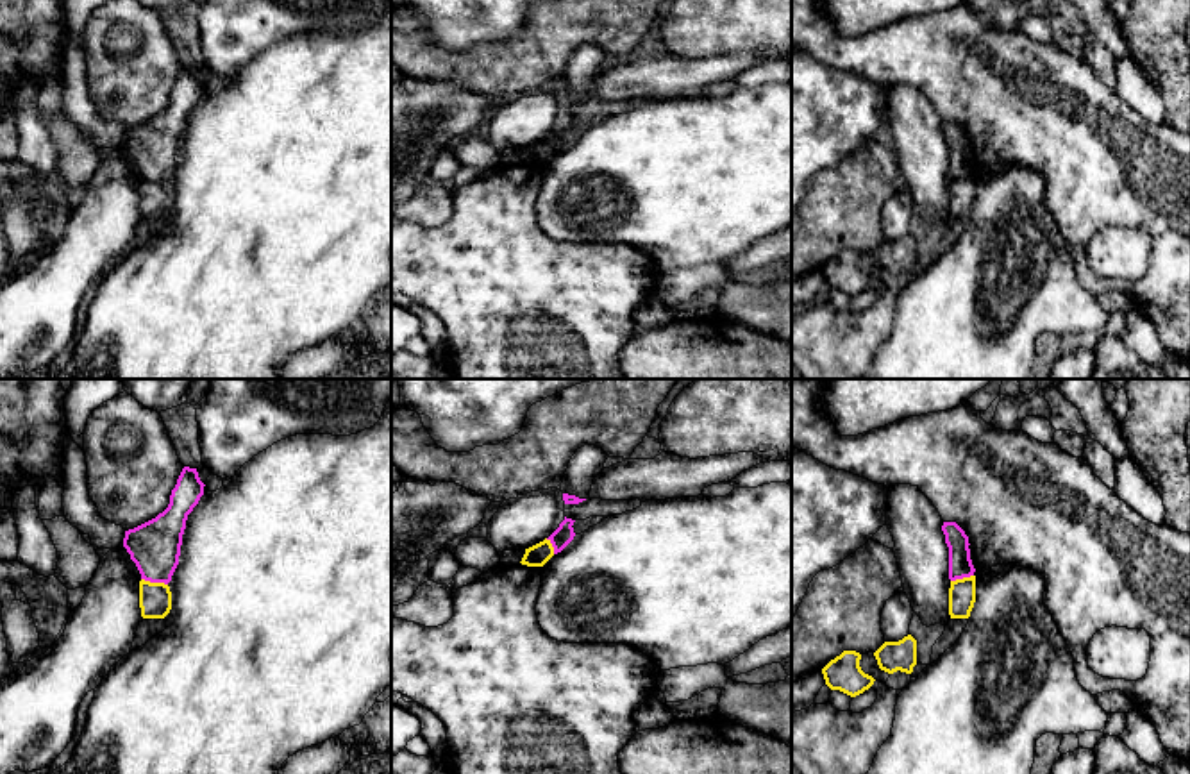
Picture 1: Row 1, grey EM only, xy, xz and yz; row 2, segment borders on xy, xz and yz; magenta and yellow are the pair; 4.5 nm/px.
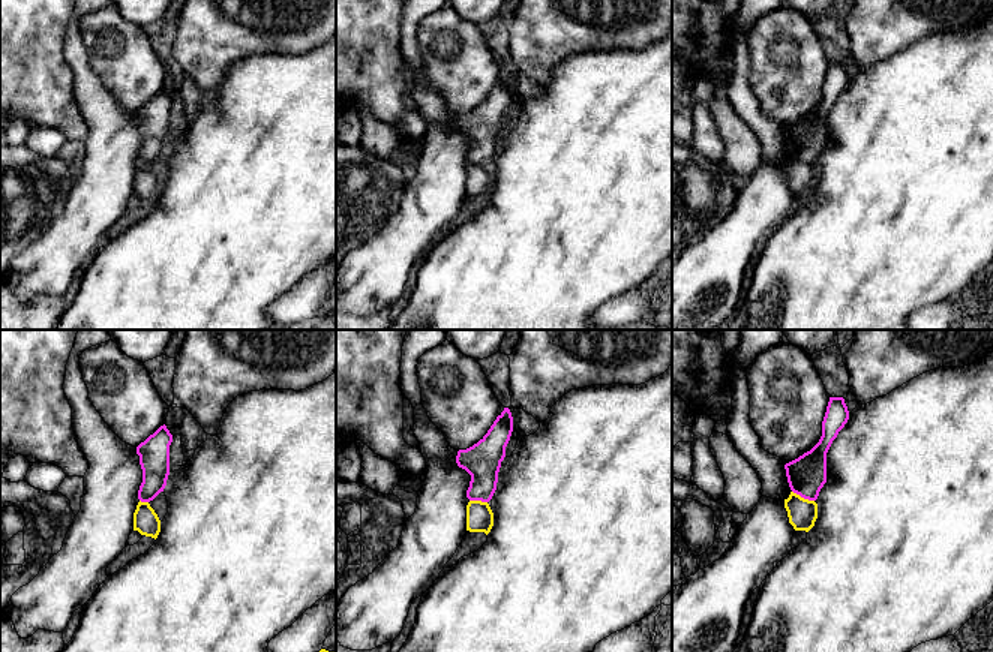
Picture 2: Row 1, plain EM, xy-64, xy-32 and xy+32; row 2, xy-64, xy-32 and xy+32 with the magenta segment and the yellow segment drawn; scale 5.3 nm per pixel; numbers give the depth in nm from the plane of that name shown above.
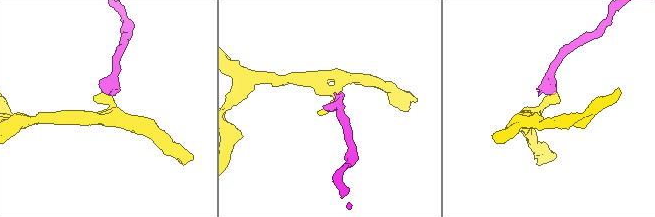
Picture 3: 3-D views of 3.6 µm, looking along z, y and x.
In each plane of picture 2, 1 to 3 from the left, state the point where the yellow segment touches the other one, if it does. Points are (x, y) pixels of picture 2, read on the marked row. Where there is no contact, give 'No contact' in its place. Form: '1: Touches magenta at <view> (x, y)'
1: Touches magenta at xy-64 (144, 501)
2: Touches magenta at xy-32 (479, 499)
3: Touches magenta at xy+32 (803, 496)

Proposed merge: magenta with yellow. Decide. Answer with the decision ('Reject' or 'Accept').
Reject

